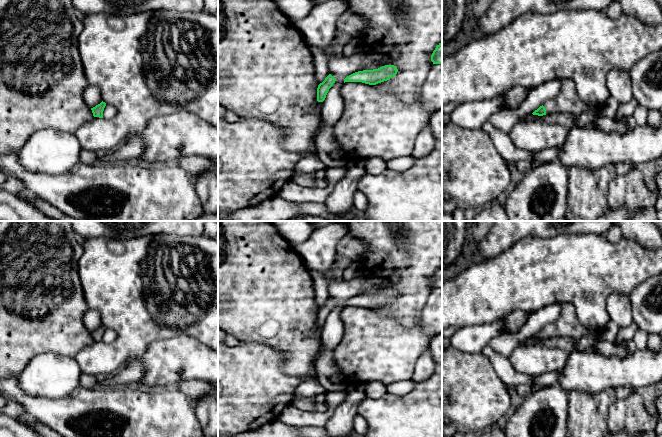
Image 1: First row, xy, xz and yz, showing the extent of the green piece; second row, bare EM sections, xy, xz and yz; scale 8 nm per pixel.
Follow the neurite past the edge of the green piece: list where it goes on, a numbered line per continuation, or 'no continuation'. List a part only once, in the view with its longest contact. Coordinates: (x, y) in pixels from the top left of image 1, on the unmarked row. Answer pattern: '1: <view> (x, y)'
1: yz (567, 324)

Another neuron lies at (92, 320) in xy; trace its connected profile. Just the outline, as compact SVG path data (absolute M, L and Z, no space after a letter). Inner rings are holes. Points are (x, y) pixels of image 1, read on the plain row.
M88 309L83 317L83 323L90 332L100 328L102 326L100 312L94 309Z

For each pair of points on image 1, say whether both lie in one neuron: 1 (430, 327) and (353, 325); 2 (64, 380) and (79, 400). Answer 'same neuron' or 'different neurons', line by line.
1: same neuron
2: different neurons

